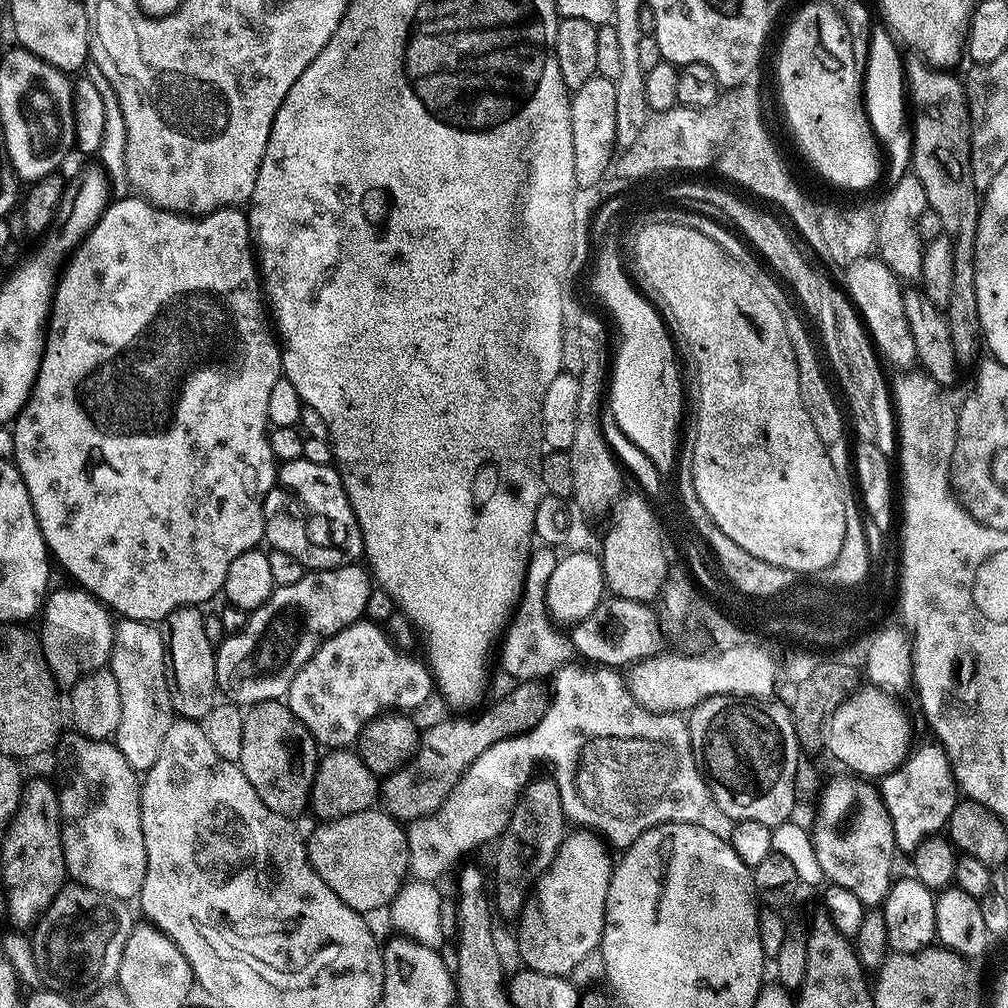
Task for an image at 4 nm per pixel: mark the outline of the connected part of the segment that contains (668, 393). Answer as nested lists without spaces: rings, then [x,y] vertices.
[[[604,260],[600,266],[600,292],[604,298],[599,303],[612,313],[616,324],[620,327],[620,349],[616,352],[616,365],[610,368],[610,390],[612,386],[612,408],[610,414],[618,422],[622,434],[654,462],[661,474],[675,473],[678,463],[676,447],[680,444],[680,411],[684,408],[684,388],[680,385],[680,368],[676,365],[676,348],[668,337],[669,325],[658,311],[657,305],[635,283],[628,281],[626,268],[616,268],[616,260]]]

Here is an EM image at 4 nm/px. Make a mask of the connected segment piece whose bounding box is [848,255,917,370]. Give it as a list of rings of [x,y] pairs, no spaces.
[[[865,255],[862,266],[854,270],[853,277],[850,278],[852,290],[848,296],[856,305],[856,311],[864,321],[864,326],[868,329],[868,335],[872,337],[877,353],[885,361],[888,359],[894,367],[908,370],[917,363],[917,358],[914,350],[914,334],[910,332],[910,322],[906,320],[904,309],[905,289],[902,287],[900,277],[892,273],[890,266],[886,266],[884,261],[875,255],[872,256]]]

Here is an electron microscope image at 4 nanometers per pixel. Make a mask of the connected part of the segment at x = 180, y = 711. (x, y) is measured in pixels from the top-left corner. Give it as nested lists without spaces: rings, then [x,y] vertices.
[[[199,607],[175,608],[166,617],[166,660],[168,671],[168,689],[173,713],[182,720],[203,721],[206,714],[210,714],[212,707],[218,703],[218,689],[216,686],[216,648],[210,635],[209,625],[204,625],[204,616]]]

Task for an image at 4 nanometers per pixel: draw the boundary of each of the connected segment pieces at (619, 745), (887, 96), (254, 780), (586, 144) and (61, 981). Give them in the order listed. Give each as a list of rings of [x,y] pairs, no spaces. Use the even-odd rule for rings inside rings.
[[[569,662],[563,664],[561,668],[556,669],[550,680],[548,709],[542,714],[540,721],[535,724],[533,728],[529,729],[528,732],[523,732],[520,736],[511,736],[502,742],[494,742],[494,746],[490,746],[490,750],[482,750],[482,754],[478,754],[478,758],[474,758],[474,762],[468,767],[466,774],[462,774],[458,786],[454,786],[454,790],[446,798],[444,805],[442,805],[437,812],[431,812],[430,815],[423,816],[418,820],[413,820],[407,825],[408,866],[411,875],[418,880],[427,880],[429,882],[439,881],[439,876],[446,875],[447,872],[451,870],[452,863],[454,863],[467,848],[476,848],[479,844],[490,843],[489,845],[491,845],[493,842],[499,841],[500,837],[504,835],[506,826],[510,822],[512,812],[516,809],[516,804],[520,800],[520,795],[524,793],[525,788],[527,788],[534,780],[532,771],[535,770],[536,764],[542,763],[543,760],[556,767],[554,781],[560,791],[565,817],[567,817],[571,823],[573,820],[573,822],[576,823],[574,824],[576,826],[583,826],[585,829],[595,830],[613,849],[615,849],[614,847],[618,848],[618,850],[628,849],[642,833],[659,824],[701,823],[701,821],[705,819],[703,816],[707,814],[708,807],[710,809],[713,807],[714,801],[712,798],[712,790],[708,787],[707,779],[697,761],[696,752],[692,749],[692,739],[690,738],[687,719],[685,719],[683,715],[673,714],[671,712],[652,712],[652,718],[650,718],[650,710],[638,710],[638,705],[640,704],[635,700],[635,696],[629,688],[629,681],[625,679],[623,675],[620,677],[620,675],[621,673],[615,668],[589,666],[584,662]],[[614,726],[618,726],[618,734],[614,734]],[[620,732],[642,732],[642,734],[624,736],[624,734],[620,734]],[[646,732],[658,732],[658,734],[646,734]]]
[[[880,24],[872,29],[870,54],[862,78],[862,98],[865,102],[868,121],[886,153],[886,180],[889,185],[897,184],[909,173],[912,159],[912,133],[906,125],[906,70],[904,60],[894,44],[891,31]],[[889,164],[889,168],[888,168]]]
[[[284,700],[253,704],[244,712],[242,754],[238,763],[258,798],[262,798],[274,814],[296,818],[303,808],[309,807],[312,780],[316,777],[318,745],[310,730],[306,730]]]
[[[597,74],[577,92],[571,93],[570,134],[574,138],[574,174],[581,189],[594,187],[613,167],[616,148],[615,89],[616,81]]]
[[[65,883],[54,898],[54,902],[50,902],[50,906],[41,914],[30,932],[34,962],[37,963],[43,987],[47,991],[57,992],[63,996],[87,998],[102,990],[107,984],[113,983],[120,974],[126,938],[130,938],[134,927],[132,912],[128,908],[131,907],[116,896],[108,896],[104,892],[87,888],[85,884]]]

